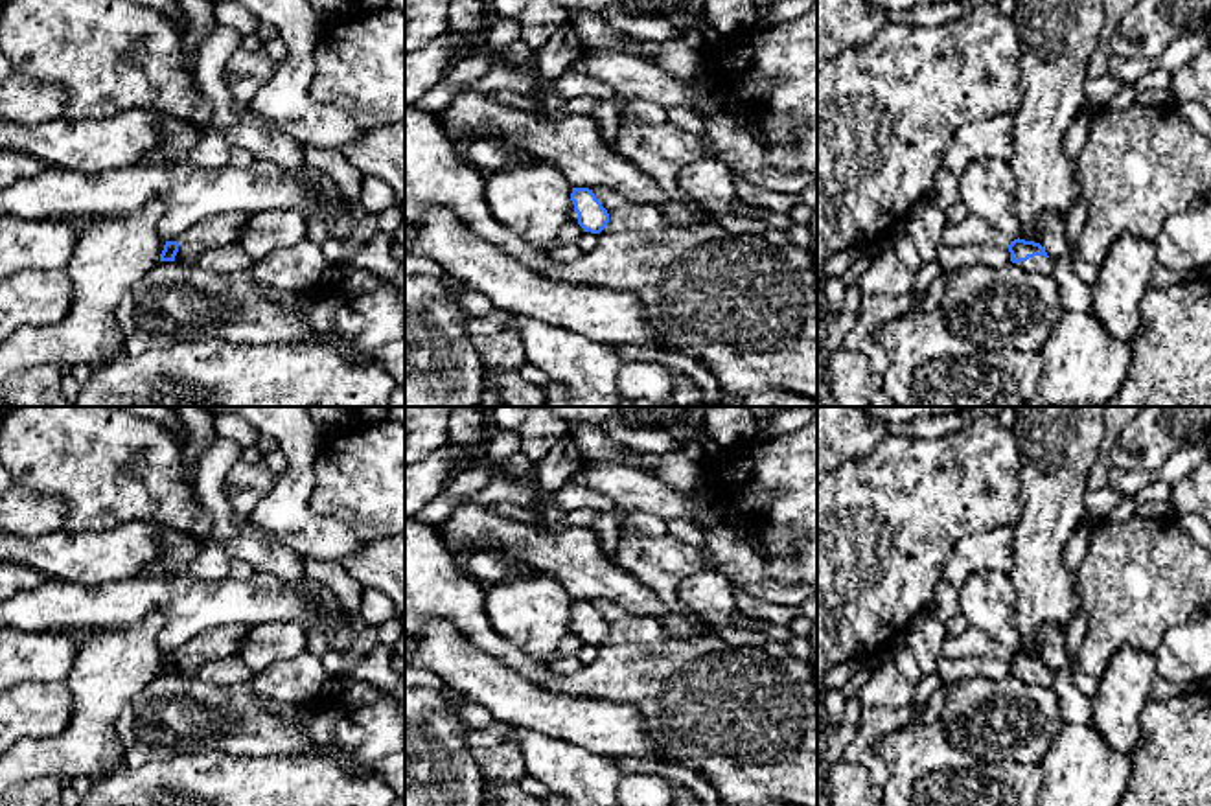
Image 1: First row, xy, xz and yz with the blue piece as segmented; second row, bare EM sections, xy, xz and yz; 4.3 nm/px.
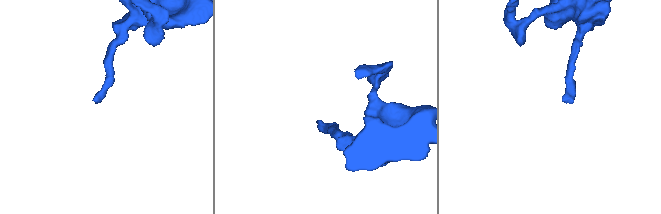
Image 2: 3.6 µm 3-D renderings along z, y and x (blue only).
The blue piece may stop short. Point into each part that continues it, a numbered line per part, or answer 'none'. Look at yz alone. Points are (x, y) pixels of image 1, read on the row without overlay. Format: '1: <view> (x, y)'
1: yz (1042, 678)

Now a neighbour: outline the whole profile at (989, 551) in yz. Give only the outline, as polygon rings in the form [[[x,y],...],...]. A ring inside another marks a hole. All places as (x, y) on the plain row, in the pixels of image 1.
[[[994,528],[961,539],[948,559],[944,578],[959,587],[979,570],[1009,572],[1014,565],[1014,528]]]

